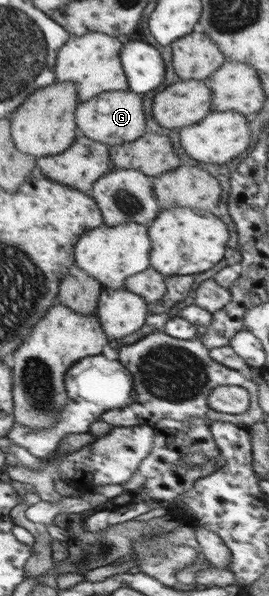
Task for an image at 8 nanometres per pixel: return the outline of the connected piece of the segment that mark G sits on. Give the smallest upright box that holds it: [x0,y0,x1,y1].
[75,90,146,148]

